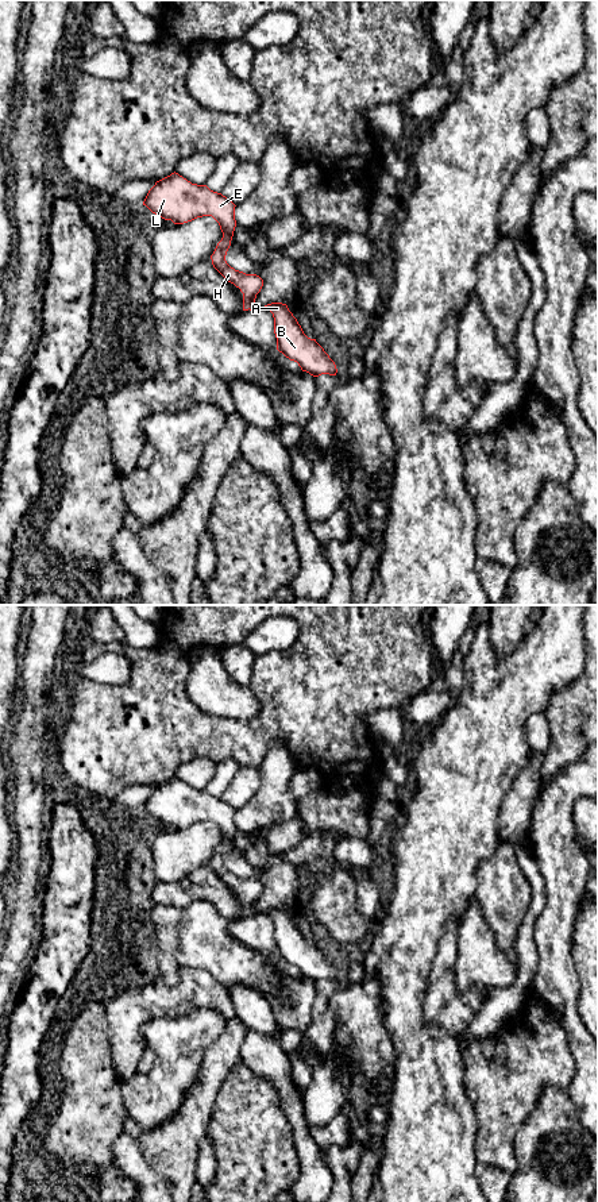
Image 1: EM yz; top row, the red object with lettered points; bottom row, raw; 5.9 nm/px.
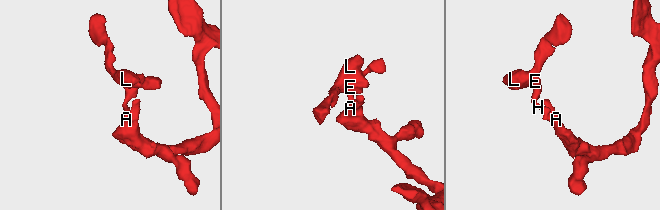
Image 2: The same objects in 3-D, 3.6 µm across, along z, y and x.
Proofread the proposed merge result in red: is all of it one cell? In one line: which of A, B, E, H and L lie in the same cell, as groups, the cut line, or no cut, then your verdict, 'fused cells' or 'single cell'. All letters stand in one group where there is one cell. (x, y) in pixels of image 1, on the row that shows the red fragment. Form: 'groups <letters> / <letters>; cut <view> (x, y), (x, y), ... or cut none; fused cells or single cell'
groups A B E H L; cut none; single cell

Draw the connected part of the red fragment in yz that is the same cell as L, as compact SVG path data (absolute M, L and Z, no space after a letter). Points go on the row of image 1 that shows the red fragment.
M174 172L155 182L148 190L143 205L157 216L171 220L174 224L212 216L223 232L221 240L211 255L212 265L228 282L240 289L243 293L243 311L266 308L273 313L277 350L290 361L297 362L302 371L313 377L321 374L336 375L335 362L316 339L310 339L304 334L286 304L256 305L255 298L263 286L263 280L256 274L235 270L227 263L225 255L236 227L236 205L231 200L211 190L207 185L192 184Z

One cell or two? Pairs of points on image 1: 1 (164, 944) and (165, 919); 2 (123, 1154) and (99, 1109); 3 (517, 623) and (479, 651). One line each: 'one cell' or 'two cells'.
1: one cell
2: two cells
3: two cells

